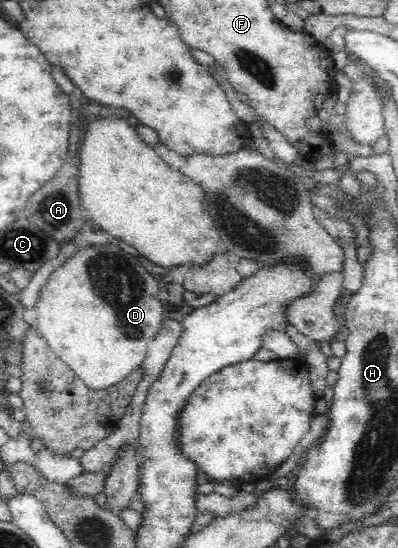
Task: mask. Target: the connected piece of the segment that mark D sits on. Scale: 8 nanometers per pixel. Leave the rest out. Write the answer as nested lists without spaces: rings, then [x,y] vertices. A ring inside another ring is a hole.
[[[106,243],[81,247],[50,274],[39,292],[36,326],[50,349],[91,390],[106,390],[142,367],[150,343],[162,327],[165,304],[158,299],[158,281],[135,256]]]

